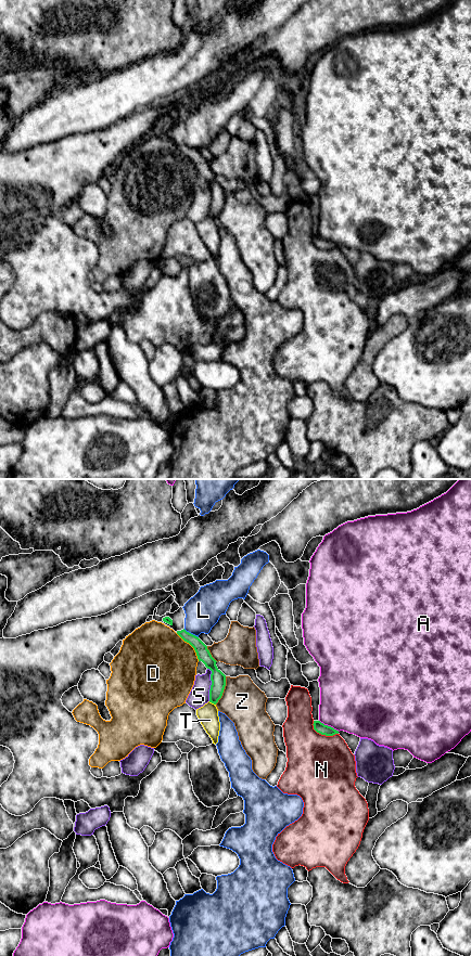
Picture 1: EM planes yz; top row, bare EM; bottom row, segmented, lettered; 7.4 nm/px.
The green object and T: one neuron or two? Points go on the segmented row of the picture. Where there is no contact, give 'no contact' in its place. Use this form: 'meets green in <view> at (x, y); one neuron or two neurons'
meets green in yz at (212, 702); two neurons

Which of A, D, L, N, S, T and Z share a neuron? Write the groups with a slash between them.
A / D / L / N / S / T / Z

